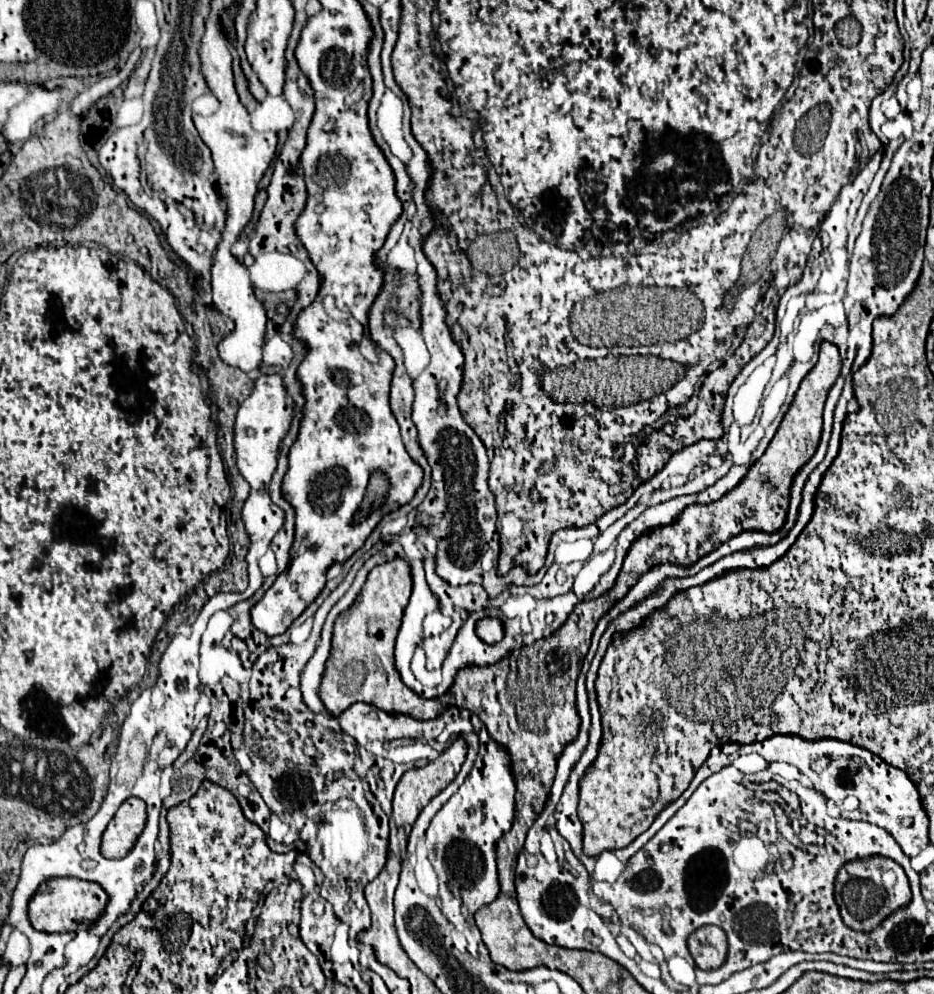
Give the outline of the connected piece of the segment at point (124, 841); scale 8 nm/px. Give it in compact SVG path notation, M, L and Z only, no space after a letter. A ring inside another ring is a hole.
M129 797L107 825L103 833L101 853L109 859L125 857L135 847L139 835L143 833L145 821L147 821L145 801L139 797Z

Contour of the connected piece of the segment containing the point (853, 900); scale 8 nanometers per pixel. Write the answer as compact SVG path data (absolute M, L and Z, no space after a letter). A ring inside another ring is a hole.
M869 857L863 861L857 859L857 861L851 861L849 865L843 865L841 873L837 875L835 893L839 893L837 903L845 925L863 933L871 933L891 913L911 903L911 887L903 867L887 857ZM885 875L891 875L889 883L885 881Z

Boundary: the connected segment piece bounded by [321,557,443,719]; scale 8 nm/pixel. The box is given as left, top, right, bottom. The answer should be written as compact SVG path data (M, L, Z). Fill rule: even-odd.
M397 557L373 567L357 601L335 621L331 657L321 683L321 701L325 701L325 707L335 717L357 701L413 719L433 719L433 713L443 713L429 709L429 705L439 705L439 701L417 697L417 693L401 681L395 669L395 645L385 633L369 633L369 637L365 637L365 625L397 625L397 581L405 581L405 559Z

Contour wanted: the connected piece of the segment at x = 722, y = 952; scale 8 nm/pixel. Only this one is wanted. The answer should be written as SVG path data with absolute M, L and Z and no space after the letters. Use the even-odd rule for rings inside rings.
M705 925L697 929L689 937L687 945L699 969L705 969L705 971L719 969L727 959L727 937L721 927Z

